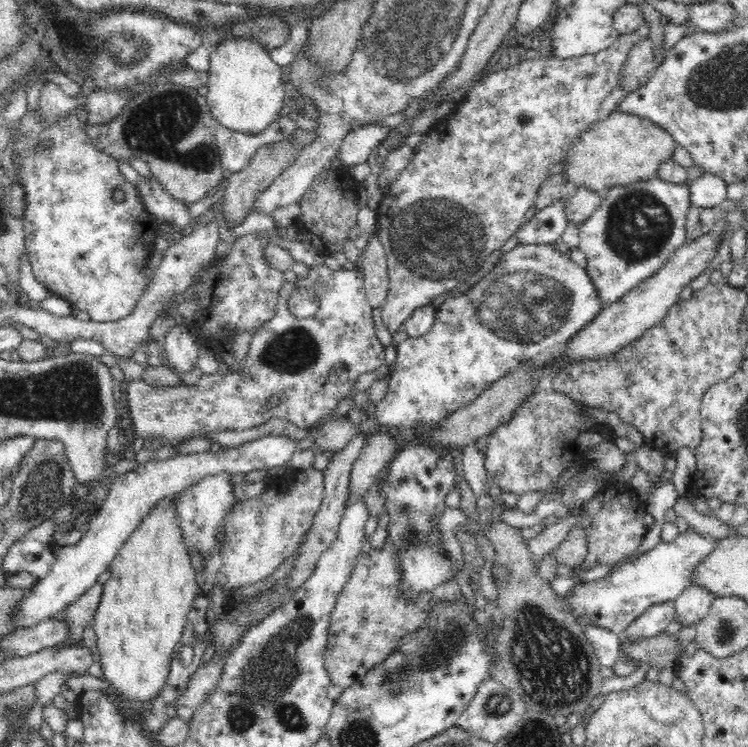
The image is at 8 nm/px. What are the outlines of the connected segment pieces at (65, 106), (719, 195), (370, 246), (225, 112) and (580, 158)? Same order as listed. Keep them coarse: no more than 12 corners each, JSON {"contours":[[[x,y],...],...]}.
{"contours":[[[49,81],[38,109],[48,123],[68,117],[81,102]],[[704,172],[688,181],[691,206],[726,199],[727,182]],[[376,232],[358,263],[366,299],[382,307],[389,289],[386,253]],[[251,38],[213,43],[206,98],[221,126],[260,134],[290,88]],[[615,110],[572,140],[567,182],[598,193],[657,175],[677,145]]]}

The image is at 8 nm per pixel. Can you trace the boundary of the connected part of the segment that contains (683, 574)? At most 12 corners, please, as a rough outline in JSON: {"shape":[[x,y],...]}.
{"shape":[[689,528],[563,601],[618,634],[691,587],[718,539]]}

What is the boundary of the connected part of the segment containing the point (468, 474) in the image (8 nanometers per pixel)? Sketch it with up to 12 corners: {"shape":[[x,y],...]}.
{"shape":[[469,445],[458,455],[459,472],[478,497],[486,496],[485,455]]}

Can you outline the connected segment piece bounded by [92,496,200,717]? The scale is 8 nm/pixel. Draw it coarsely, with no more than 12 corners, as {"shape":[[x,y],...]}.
{"shape":[[174,496],[109,565],[92,624],[119,704],[166,686],[200,592]]}

